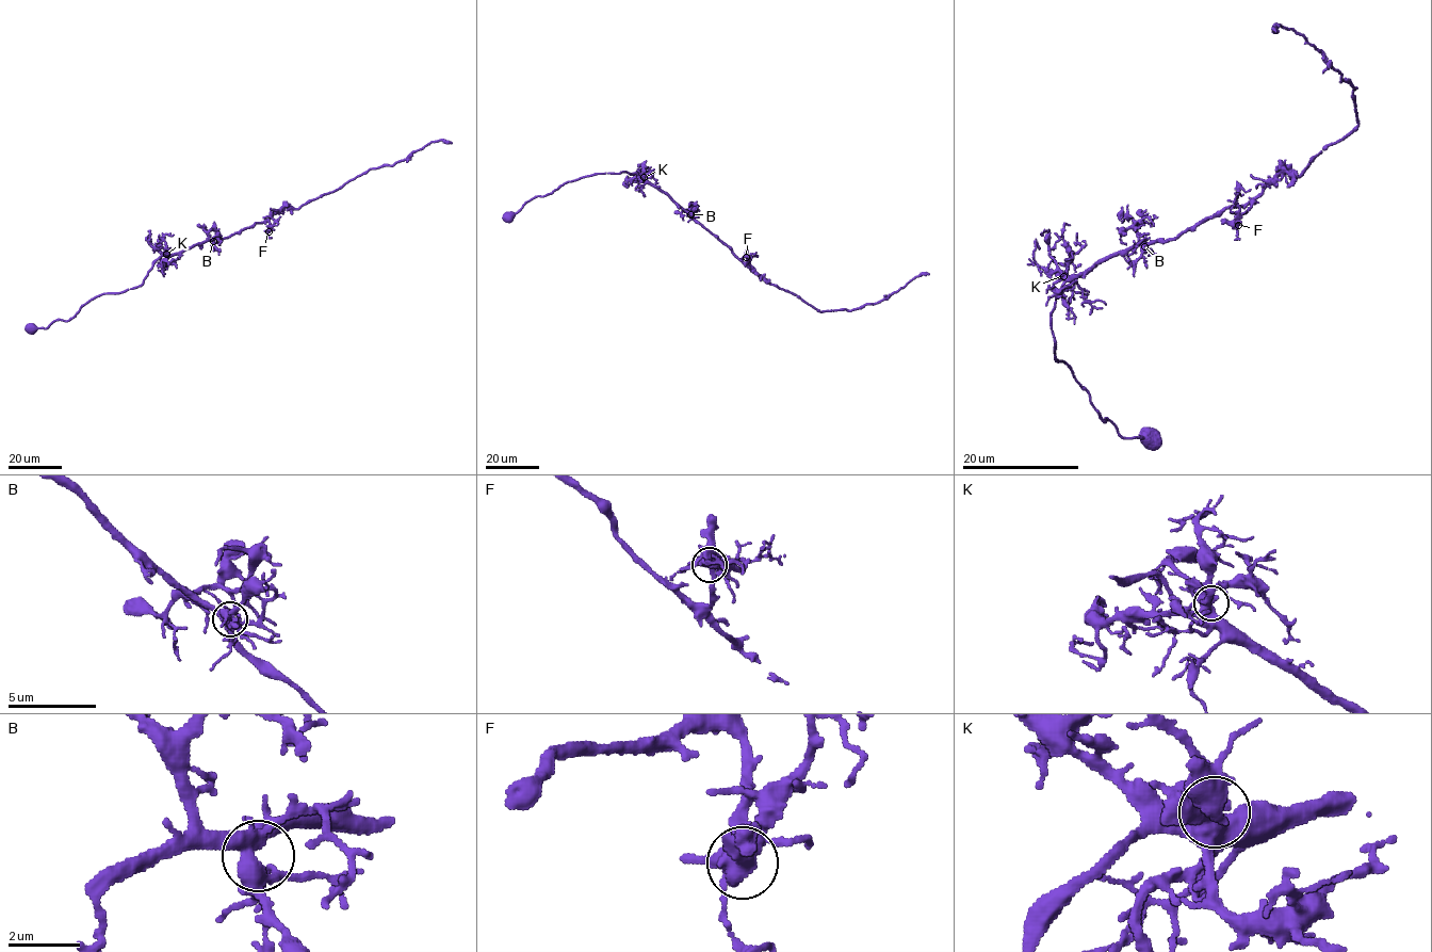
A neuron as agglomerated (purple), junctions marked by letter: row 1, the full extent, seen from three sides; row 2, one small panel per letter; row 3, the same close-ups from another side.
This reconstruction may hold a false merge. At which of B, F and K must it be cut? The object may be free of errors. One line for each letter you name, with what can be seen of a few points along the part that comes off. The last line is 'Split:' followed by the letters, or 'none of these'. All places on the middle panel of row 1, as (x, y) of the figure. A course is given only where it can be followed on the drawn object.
Split: none of these

